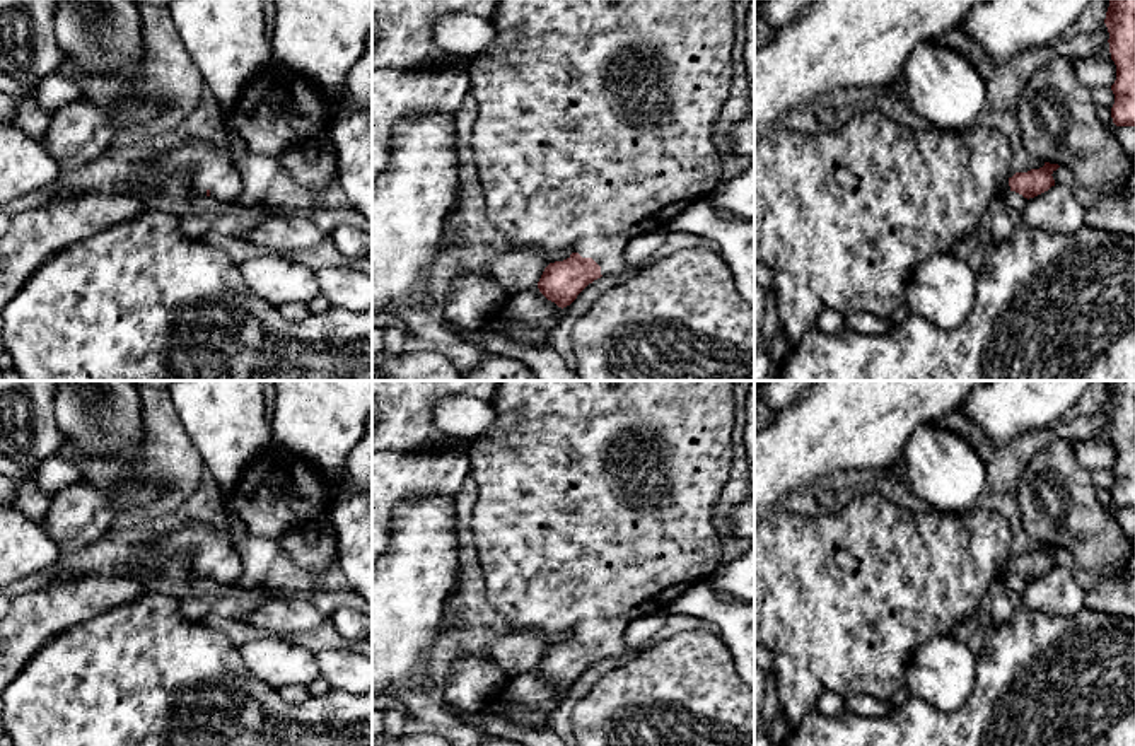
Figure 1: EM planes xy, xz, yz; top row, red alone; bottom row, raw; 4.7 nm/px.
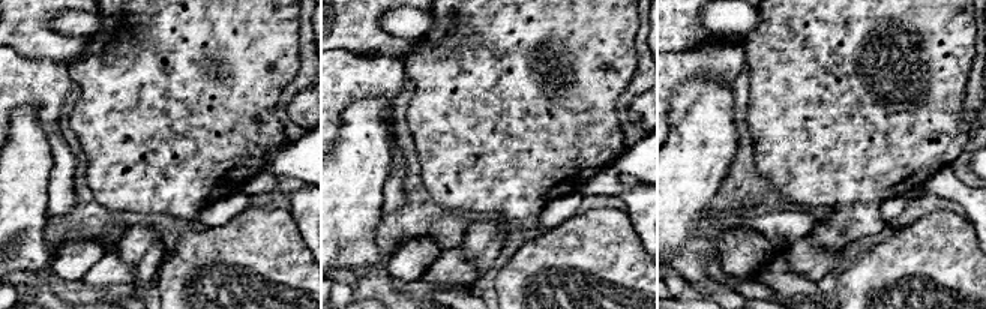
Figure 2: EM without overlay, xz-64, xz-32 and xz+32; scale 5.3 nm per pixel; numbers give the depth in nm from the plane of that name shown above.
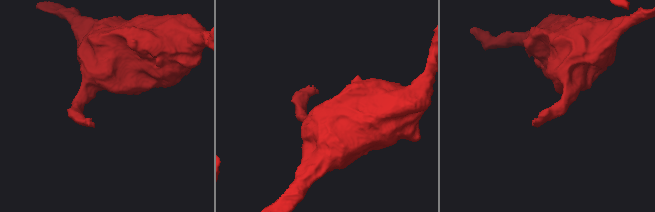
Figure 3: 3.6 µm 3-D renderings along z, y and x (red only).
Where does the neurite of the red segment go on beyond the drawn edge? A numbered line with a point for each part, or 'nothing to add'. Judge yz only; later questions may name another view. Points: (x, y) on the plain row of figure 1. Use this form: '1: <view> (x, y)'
1: yz (842, 600)

